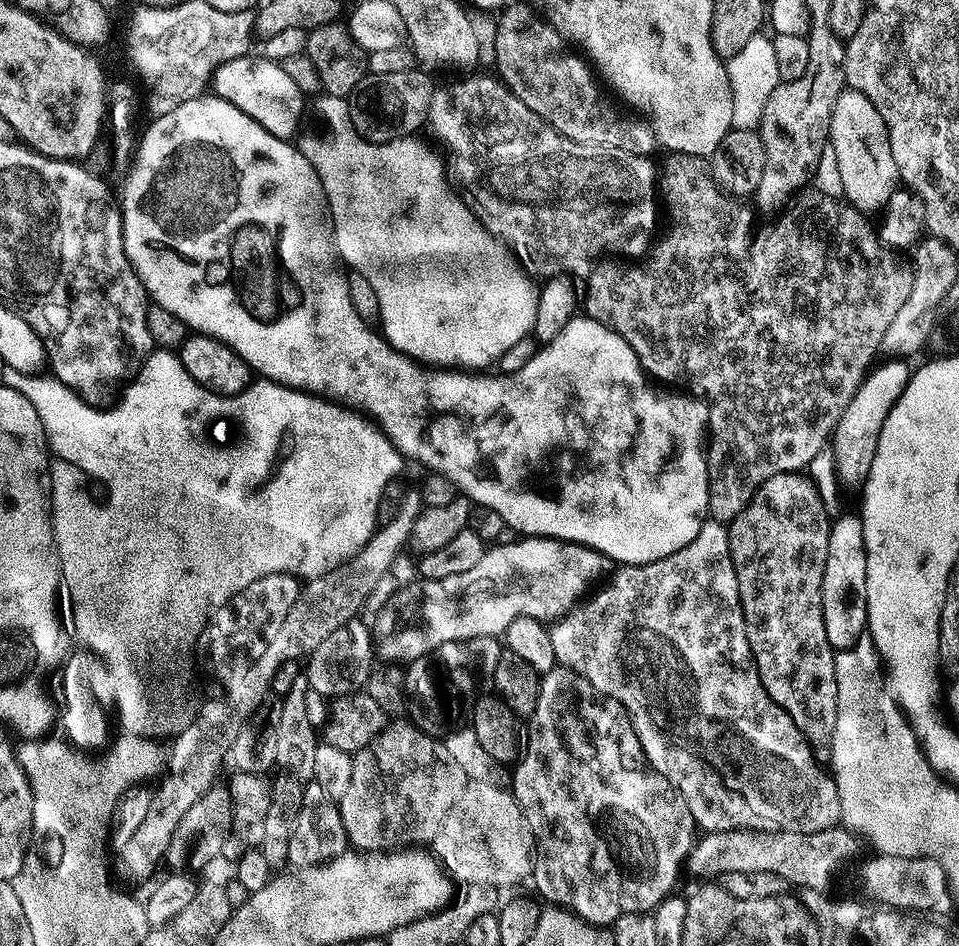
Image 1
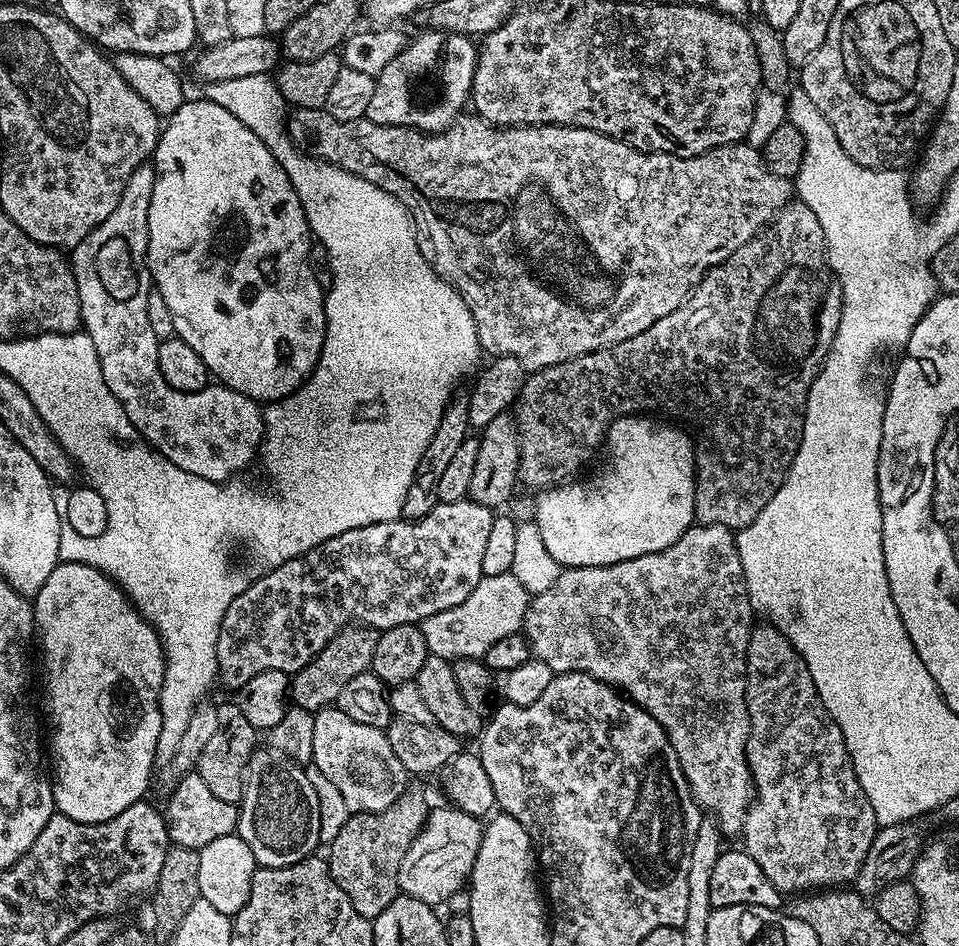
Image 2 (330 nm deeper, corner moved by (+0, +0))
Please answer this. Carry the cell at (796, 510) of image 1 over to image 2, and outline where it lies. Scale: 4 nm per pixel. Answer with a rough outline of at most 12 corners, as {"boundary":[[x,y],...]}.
{"boundary":[[770,622],[748,643],[743,851],[781,894],[855,881],[878,825]]}

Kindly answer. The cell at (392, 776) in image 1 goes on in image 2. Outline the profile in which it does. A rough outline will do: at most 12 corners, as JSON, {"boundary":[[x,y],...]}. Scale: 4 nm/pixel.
{"boundary":[[422,793],[349,815],[327,845],[334,882],[362,918],[396,896],[428,818]]}

